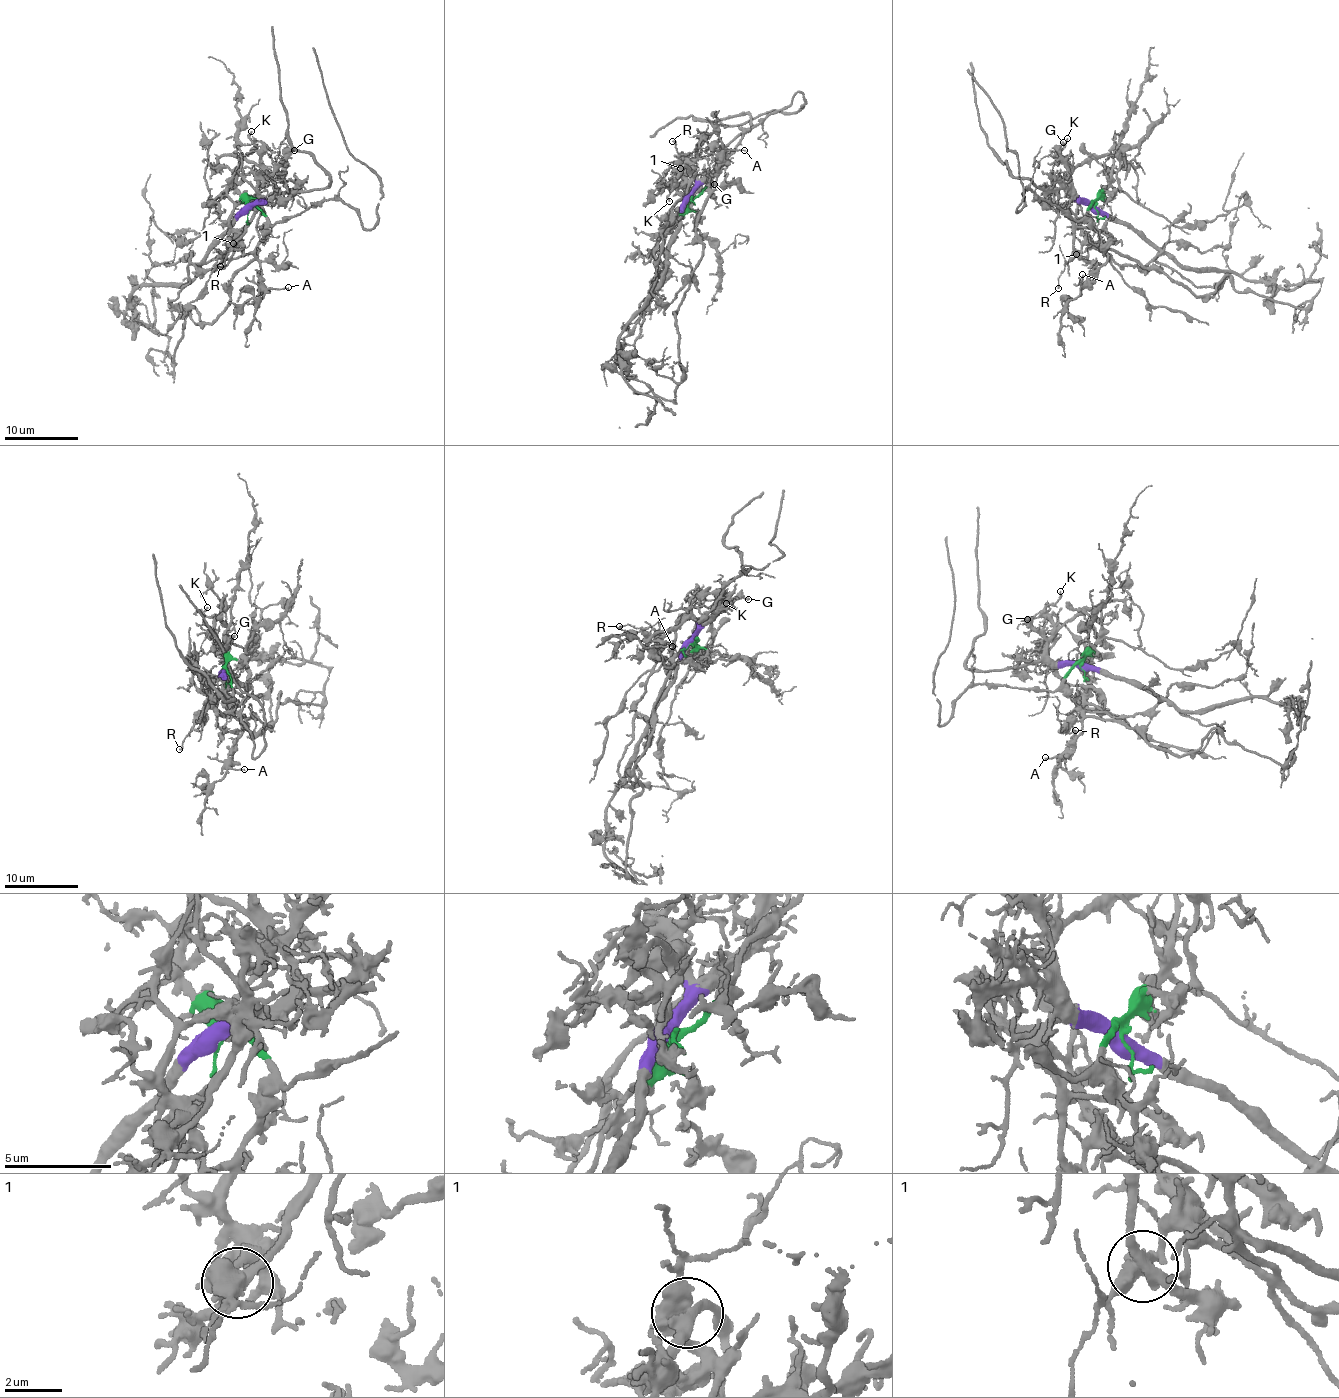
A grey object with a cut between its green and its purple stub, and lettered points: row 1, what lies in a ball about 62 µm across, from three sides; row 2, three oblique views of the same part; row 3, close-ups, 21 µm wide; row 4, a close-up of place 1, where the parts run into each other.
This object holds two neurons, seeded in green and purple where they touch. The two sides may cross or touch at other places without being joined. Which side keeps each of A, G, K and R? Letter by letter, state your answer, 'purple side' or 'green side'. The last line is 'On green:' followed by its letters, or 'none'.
A: green side
G: purple side
K: purple side
R: green side
On green: A, R

